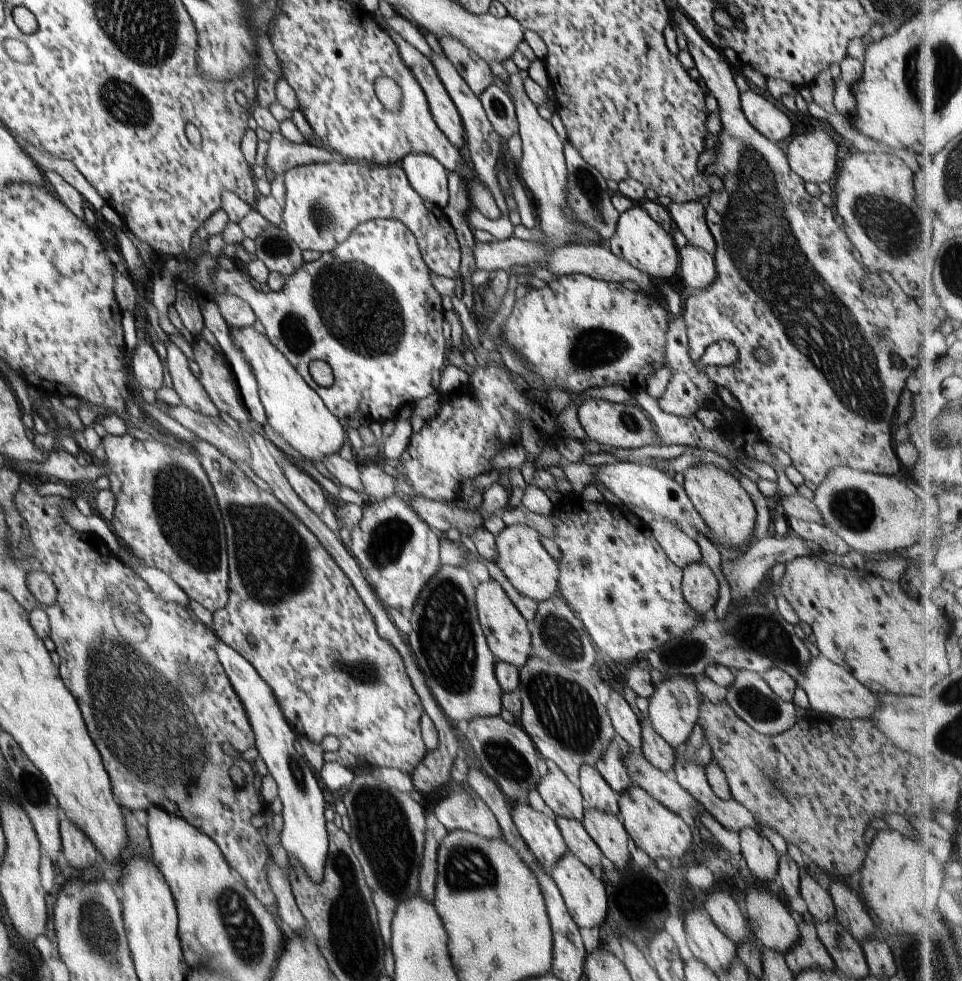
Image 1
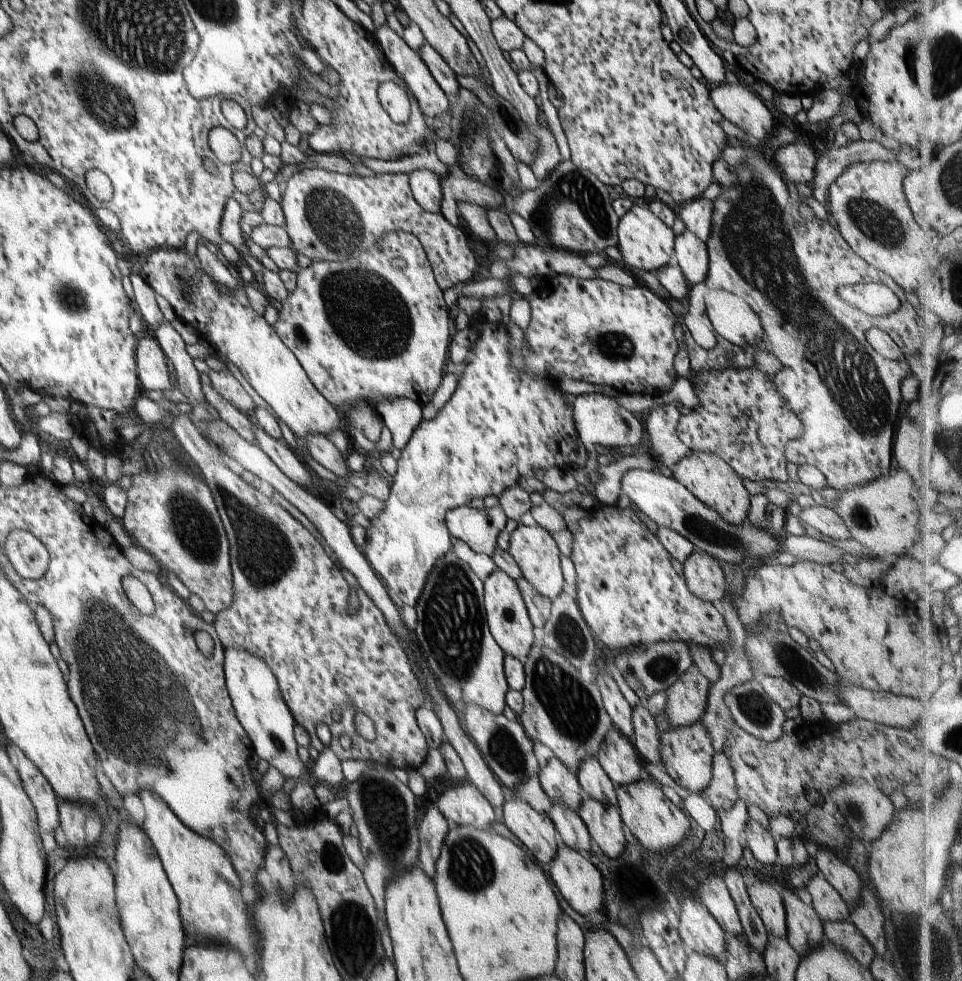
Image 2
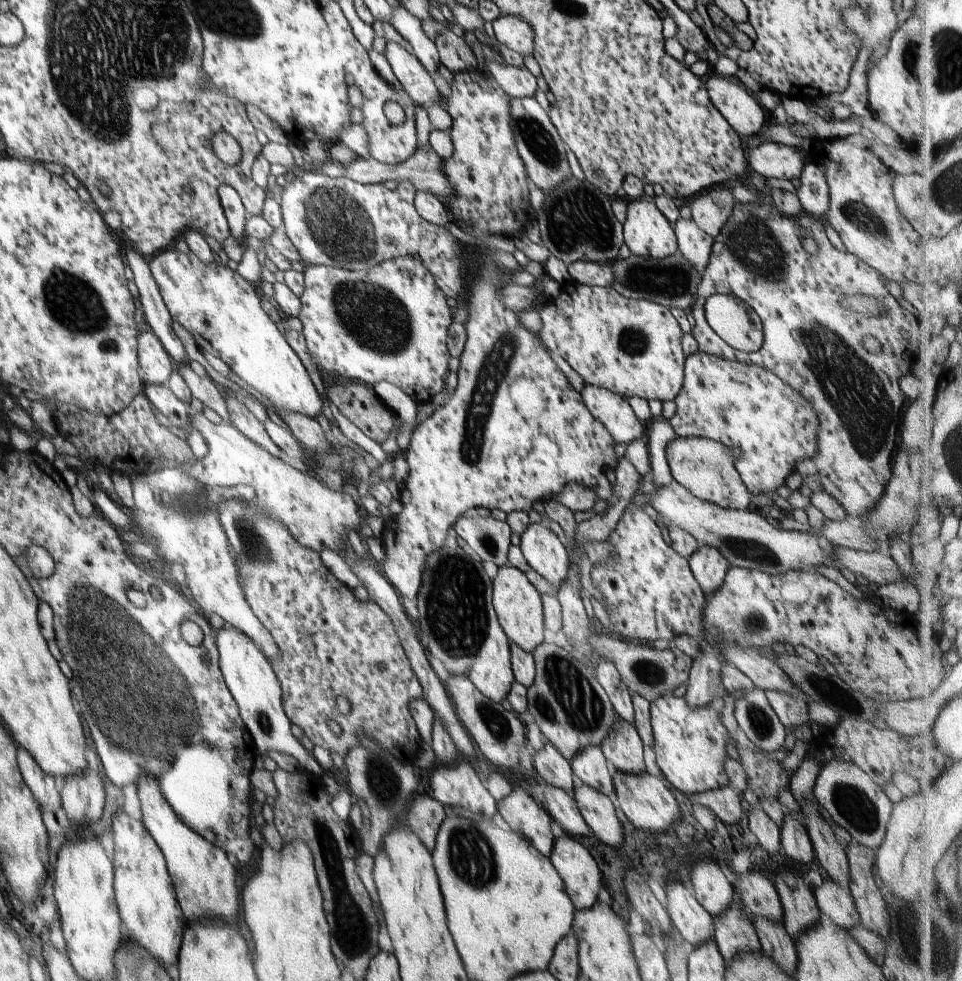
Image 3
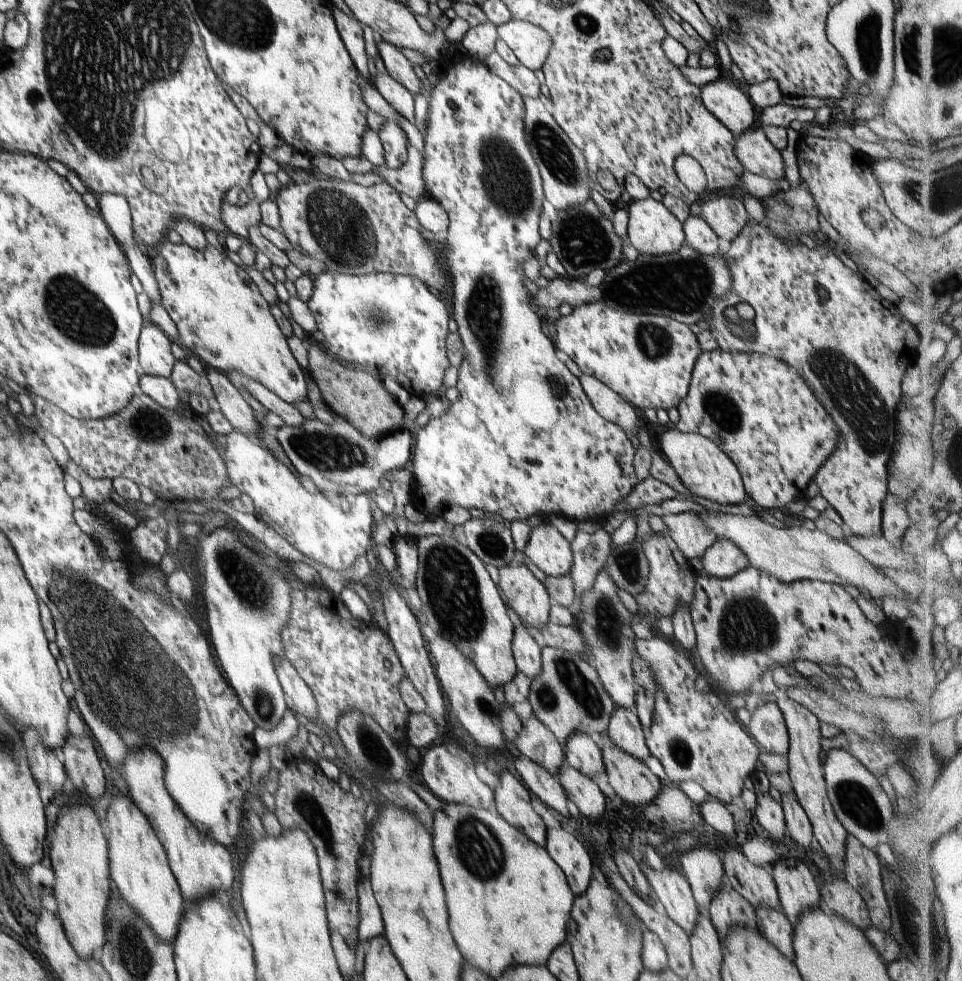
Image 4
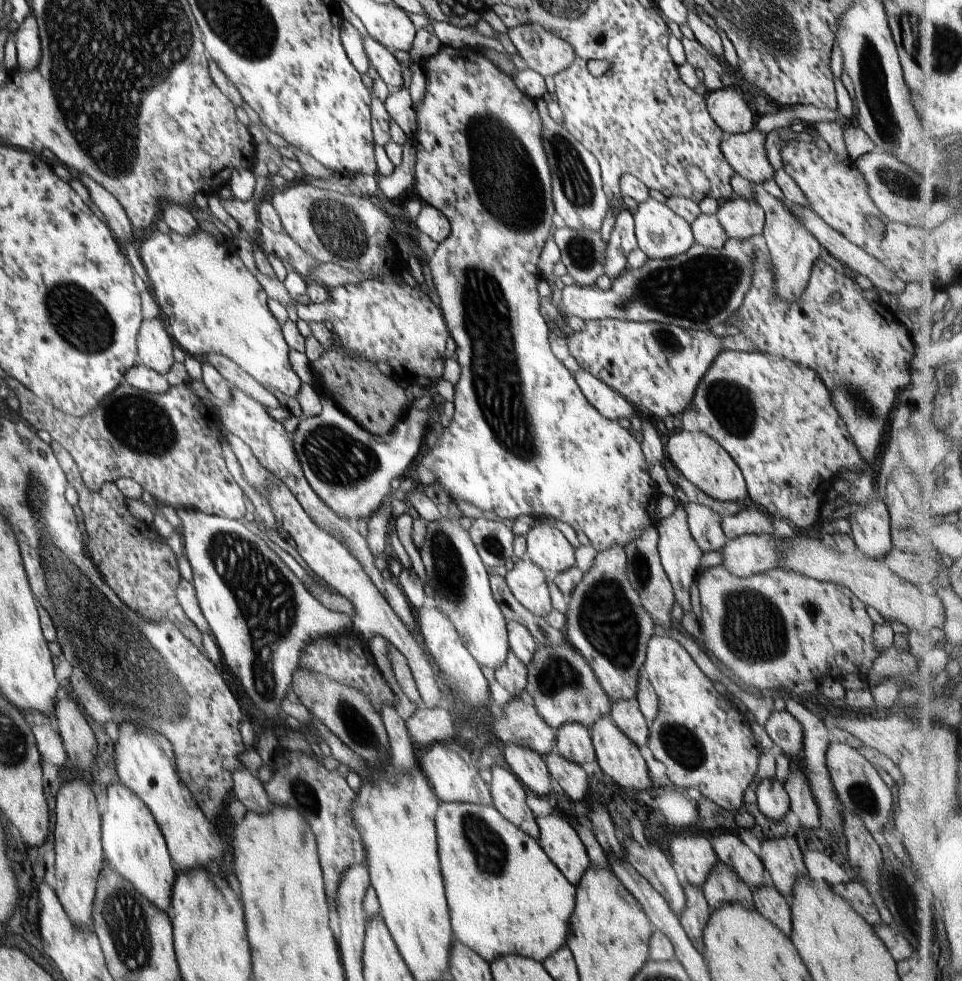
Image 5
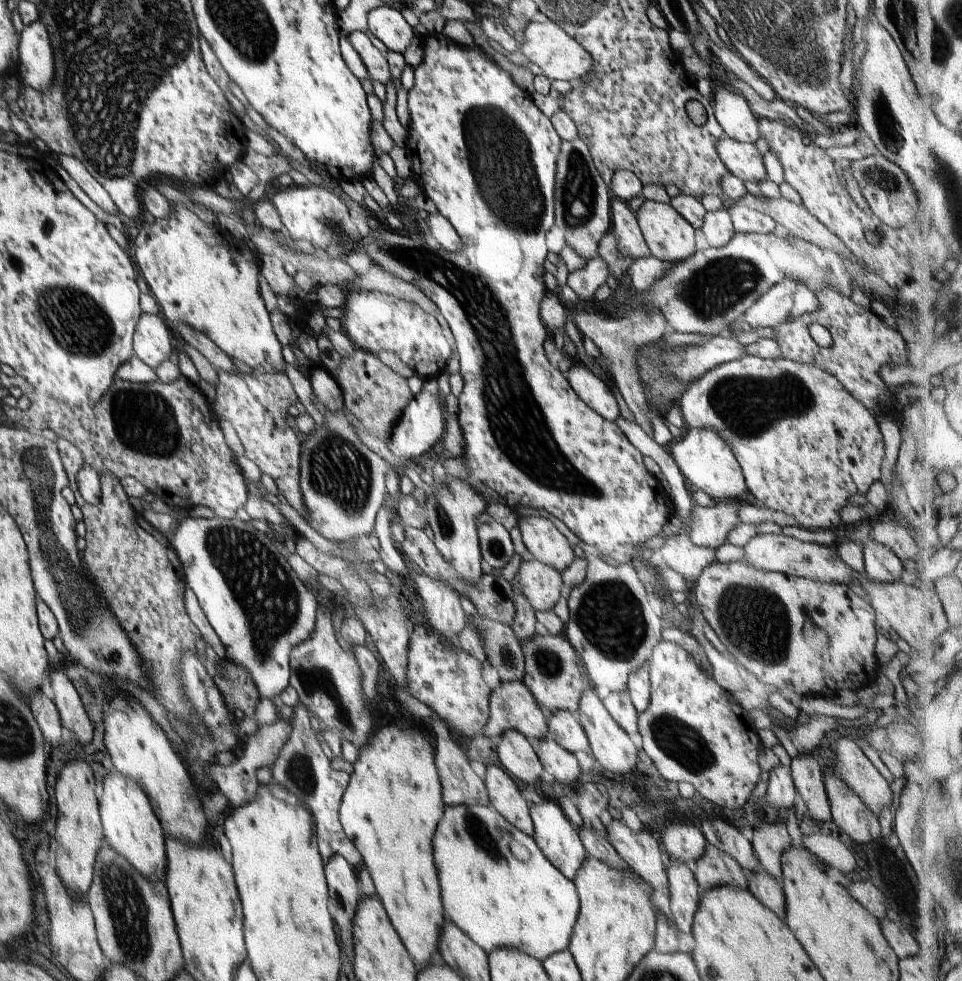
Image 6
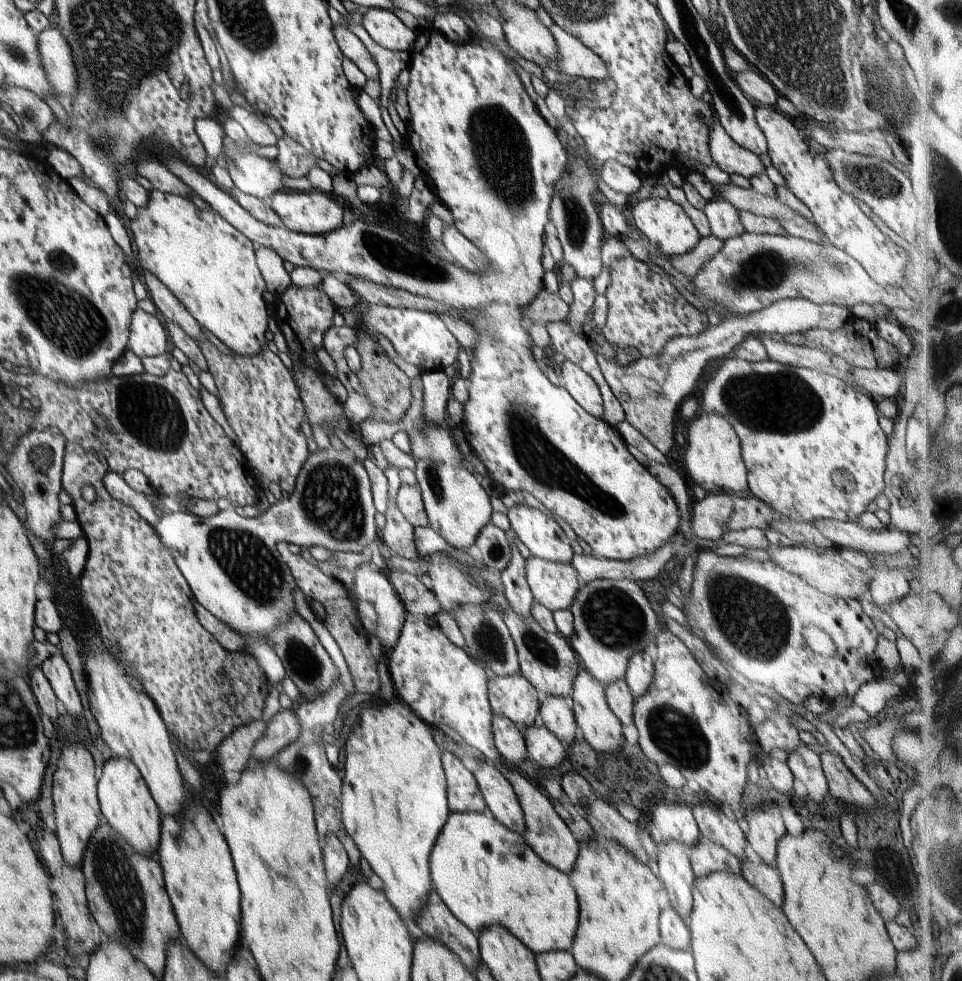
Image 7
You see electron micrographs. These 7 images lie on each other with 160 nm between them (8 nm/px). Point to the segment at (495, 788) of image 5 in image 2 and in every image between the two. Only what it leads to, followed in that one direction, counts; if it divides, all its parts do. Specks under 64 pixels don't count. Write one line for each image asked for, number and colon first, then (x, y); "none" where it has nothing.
2: (535, 830)
3: (524, 815)
4: (513, 802)

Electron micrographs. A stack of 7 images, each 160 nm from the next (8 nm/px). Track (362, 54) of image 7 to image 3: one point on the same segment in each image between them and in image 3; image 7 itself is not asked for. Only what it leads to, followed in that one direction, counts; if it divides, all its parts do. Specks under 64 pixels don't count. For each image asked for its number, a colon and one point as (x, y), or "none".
3: (416, 80)
4: (397, 65)
5: (386, 65)
6: (375, 62)

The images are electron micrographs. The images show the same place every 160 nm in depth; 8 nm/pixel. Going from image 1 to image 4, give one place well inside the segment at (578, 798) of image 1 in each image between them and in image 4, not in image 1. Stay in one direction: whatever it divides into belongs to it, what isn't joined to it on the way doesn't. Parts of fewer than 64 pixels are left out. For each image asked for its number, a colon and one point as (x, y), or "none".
2: (562, 786)
3: (550, 765)
4: (535, 741)

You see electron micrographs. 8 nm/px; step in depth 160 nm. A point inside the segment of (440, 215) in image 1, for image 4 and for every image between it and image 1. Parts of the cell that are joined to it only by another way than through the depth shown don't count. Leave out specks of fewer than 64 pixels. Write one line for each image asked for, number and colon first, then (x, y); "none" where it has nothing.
2: (330, 216)
3: (337, 222)
4: (355, 230)

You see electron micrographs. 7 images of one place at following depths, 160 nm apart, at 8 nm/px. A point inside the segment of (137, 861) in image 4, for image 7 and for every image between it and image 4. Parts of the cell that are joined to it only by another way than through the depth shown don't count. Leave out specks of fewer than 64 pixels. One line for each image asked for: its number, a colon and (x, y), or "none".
5: (132, 841)
6: (130, 826)
7: (125, 801)

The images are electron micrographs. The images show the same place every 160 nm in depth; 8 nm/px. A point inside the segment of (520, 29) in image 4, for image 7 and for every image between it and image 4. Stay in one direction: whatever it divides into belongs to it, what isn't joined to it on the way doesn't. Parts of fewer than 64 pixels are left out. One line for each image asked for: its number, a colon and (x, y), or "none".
5: (545, 52)
6: (560, 56)
7: (575, 58)

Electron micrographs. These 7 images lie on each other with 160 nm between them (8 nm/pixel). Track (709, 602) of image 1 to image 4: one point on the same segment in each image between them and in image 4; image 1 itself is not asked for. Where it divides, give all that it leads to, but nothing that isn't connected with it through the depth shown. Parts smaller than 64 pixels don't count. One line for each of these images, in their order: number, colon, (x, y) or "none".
2: (705, 578)
3: (709, 566)
4: (723, 559)

